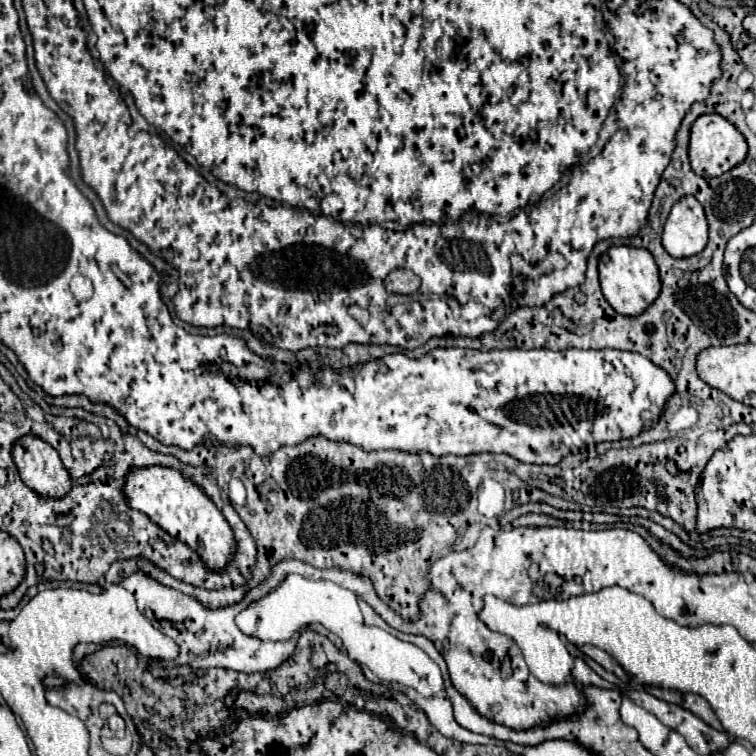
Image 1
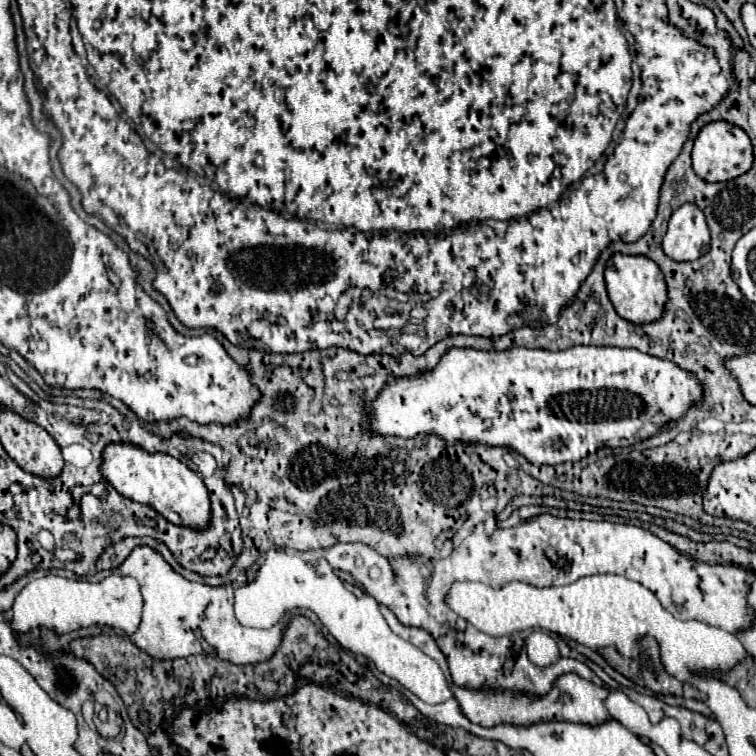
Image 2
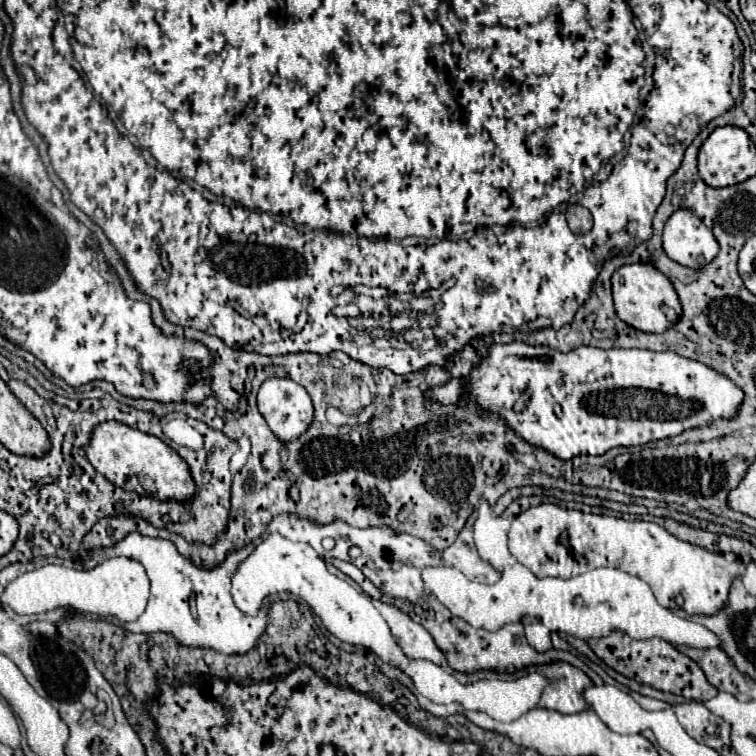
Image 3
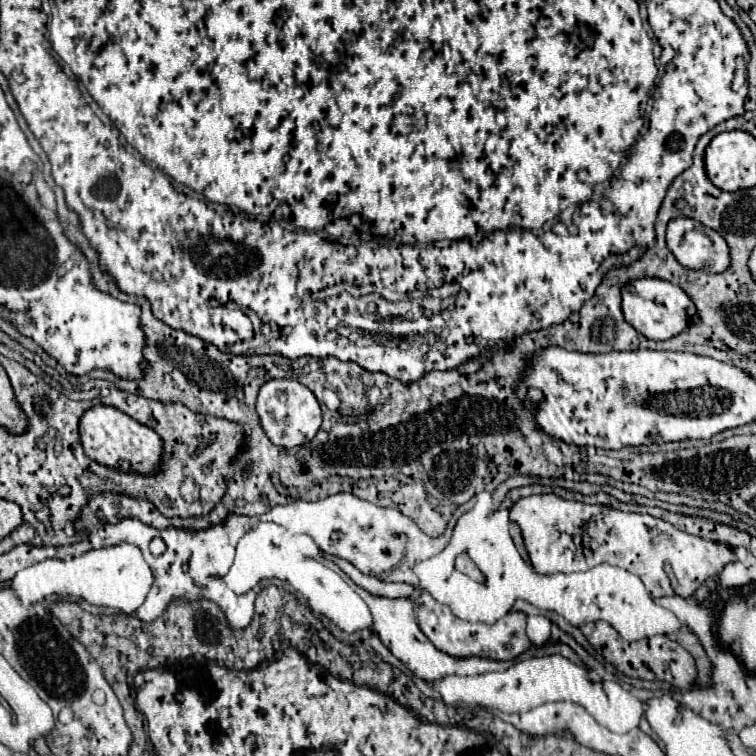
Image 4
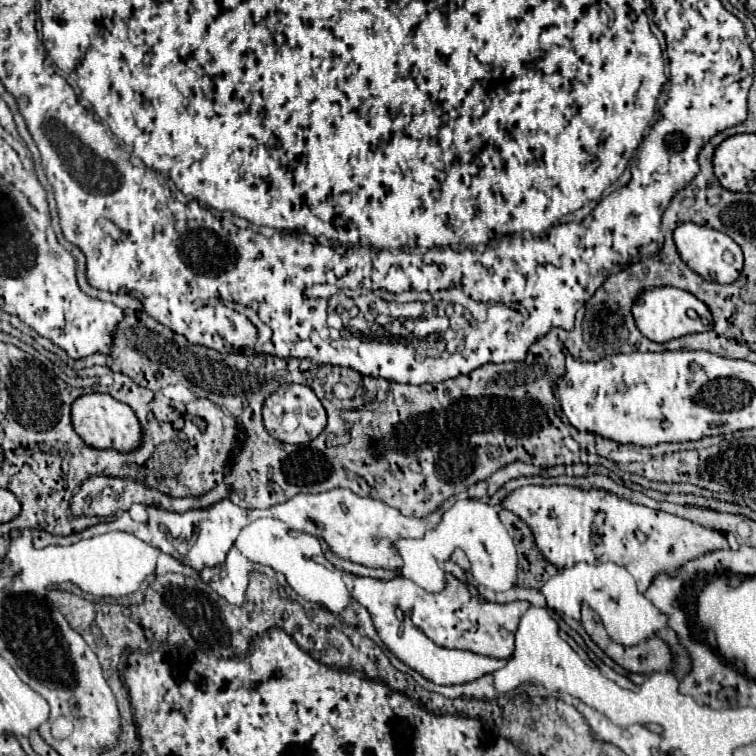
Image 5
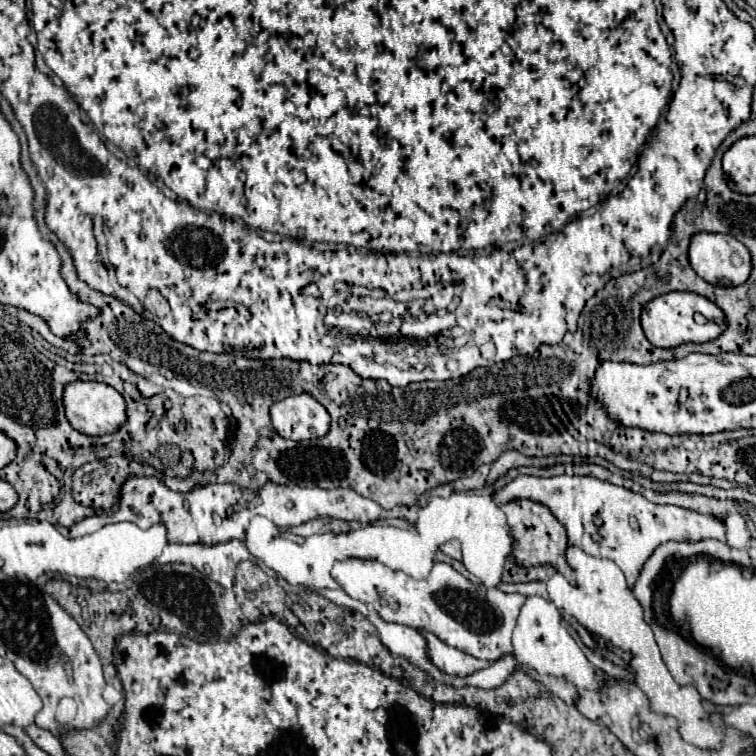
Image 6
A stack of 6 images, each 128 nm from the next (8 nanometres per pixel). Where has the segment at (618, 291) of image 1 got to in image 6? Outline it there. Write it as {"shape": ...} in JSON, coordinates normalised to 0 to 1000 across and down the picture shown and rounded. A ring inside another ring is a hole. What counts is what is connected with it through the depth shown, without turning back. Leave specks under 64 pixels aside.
{"shape":[[[884,386],[860,397],[849,410],[849,434],[854,447],[870,460],[894,460],[907,452],[939,452],[947,450],[960,437],[960,415],[937,394],[918,386]],[[918,413],[926,413],[937,421],[937,429],[926,431],[918,426]]]}

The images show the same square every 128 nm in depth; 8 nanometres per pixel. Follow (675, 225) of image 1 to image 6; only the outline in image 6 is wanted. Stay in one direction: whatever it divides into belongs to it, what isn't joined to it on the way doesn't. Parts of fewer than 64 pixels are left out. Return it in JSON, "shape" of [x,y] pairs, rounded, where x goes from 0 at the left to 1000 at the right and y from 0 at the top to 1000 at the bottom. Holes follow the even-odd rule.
{"shape":[[[926,307],[926,310],[915,312],[910,341],[913,341],[918,360],[944,378],[979,378],[989,370],[989,365],[995,360],[995,339],[992,339],[989,328],[979,317],[974,317],[971,312],[963,312],[963,310]]]}

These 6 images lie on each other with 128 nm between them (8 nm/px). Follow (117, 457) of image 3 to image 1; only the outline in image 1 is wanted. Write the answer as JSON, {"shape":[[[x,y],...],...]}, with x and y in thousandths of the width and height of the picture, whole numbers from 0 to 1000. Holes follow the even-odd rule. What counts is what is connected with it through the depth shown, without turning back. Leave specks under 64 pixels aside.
{"shape":[[[175,616],[164,630],[161,651],[172,672],[196,680],[198,688],[217,698],[225,709],[243,714],[265,733],[275,751],[291,754],[307,738],[312,722],[302,690],[288,669],[257,640],[257,635],[246,632],[238,622],[220,616]]]}

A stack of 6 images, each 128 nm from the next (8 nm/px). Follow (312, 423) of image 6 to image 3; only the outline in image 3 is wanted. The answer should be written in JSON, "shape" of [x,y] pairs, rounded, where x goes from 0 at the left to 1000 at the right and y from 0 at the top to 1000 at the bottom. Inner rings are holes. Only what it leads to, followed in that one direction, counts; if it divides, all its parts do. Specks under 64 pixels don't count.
{"shape":[[[354,500],[341,519],[341,542],[349,550],[354,566],[362,571],[365,582],[370,585],[389,585],[394,582],[415,558],[415,534],[410,521],[381,500]]]}

